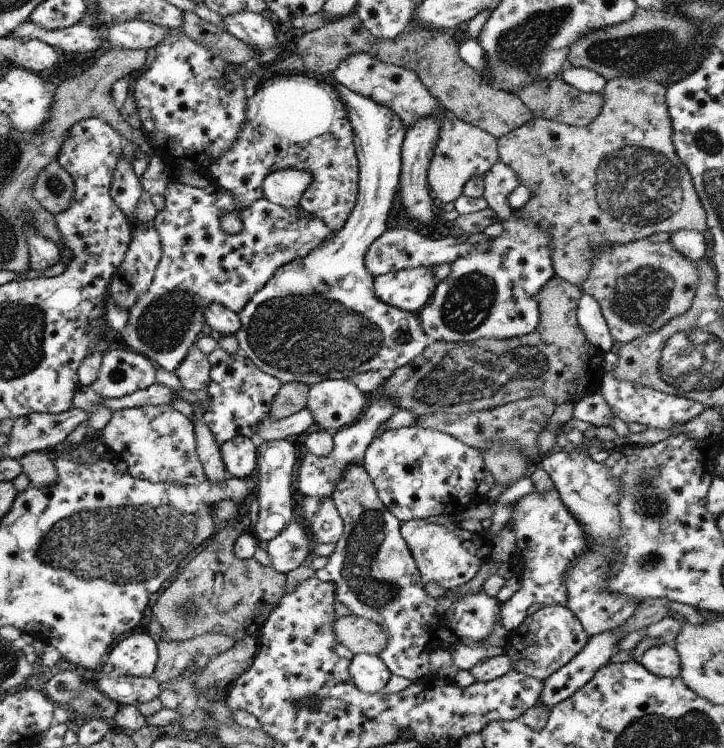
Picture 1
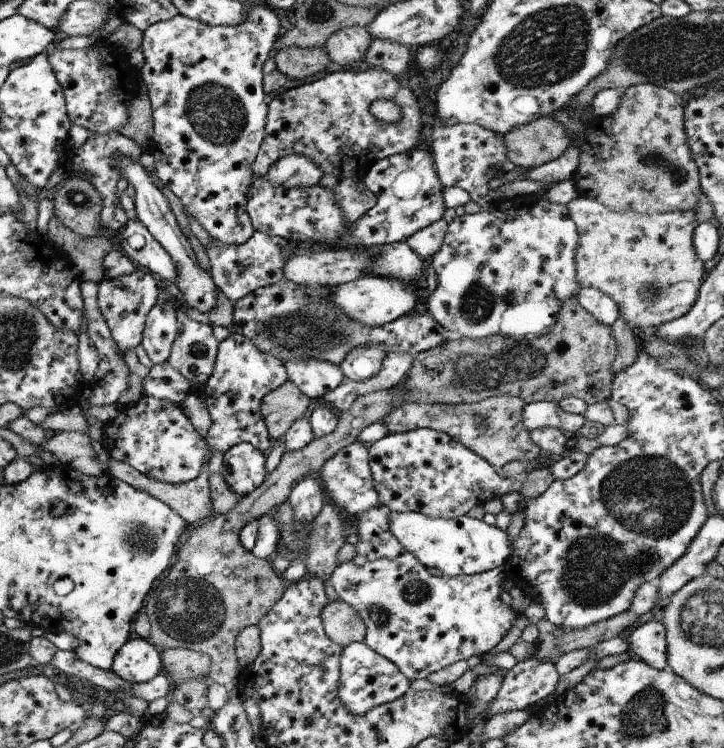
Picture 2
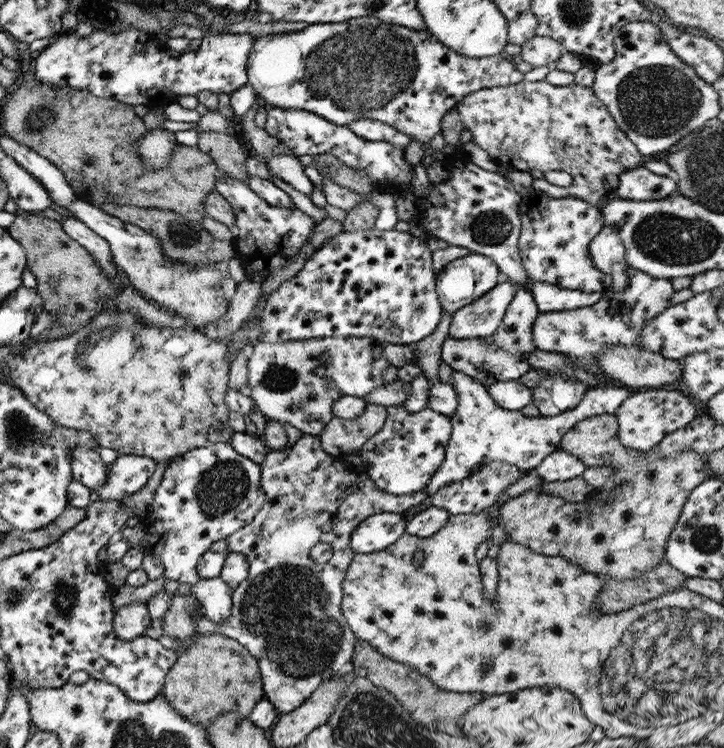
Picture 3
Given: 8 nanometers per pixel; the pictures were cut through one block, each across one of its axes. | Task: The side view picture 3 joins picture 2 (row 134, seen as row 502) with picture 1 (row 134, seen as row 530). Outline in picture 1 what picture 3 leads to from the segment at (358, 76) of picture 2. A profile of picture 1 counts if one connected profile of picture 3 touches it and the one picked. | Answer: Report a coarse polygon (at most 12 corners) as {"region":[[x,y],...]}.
{"region":[[305,72],[259,82],[206,175],[245,208],[279,169],[337,232],[358,193],[336,90]]}

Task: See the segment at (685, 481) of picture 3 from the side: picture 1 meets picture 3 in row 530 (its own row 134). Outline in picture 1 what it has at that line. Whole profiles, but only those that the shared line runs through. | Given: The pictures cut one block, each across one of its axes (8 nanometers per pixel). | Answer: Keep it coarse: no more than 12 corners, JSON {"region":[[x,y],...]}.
{"region":[[615,77],[587,126],[496,139],[530,190],[512,215],[579,287],[594,250],[705,210],[666,87]]}

